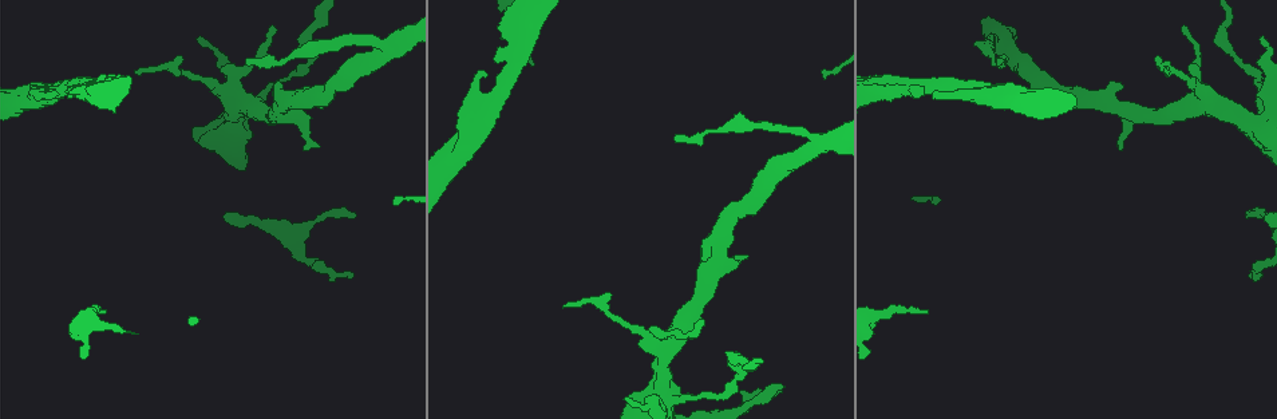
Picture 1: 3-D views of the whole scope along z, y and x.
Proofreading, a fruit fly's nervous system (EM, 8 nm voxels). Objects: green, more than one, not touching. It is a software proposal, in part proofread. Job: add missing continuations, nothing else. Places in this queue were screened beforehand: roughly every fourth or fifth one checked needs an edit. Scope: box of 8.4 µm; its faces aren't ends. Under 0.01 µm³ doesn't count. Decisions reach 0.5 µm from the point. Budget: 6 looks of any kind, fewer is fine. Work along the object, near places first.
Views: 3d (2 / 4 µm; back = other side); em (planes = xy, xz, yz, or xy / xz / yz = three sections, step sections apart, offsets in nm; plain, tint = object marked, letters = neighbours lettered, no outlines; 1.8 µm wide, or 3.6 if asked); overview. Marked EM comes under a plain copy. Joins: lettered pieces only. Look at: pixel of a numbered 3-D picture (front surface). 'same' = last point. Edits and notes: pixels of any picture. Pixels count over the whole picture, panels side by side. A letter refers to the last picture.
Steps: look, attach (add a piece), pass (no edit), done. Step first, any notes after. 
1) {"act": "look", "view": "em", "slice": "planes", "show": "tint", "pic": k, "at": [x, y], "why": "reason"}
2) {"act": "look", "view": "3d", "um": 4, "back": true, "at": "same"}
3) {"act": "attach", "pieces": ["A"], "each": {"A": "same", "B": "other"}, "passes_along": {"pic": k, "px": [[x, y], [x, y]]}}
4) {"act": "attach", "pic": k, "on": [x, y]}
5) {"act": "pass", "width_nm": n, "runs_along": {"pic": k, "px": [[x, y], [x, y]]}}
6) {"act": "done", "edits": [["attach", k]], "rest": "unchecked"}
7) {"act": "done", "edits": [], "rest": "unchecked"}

{"act": "look", "view": "em", "slice": "planes", "show": "tint", "pic": 1, "at": [627, 327], "why": "narrows sharply"}

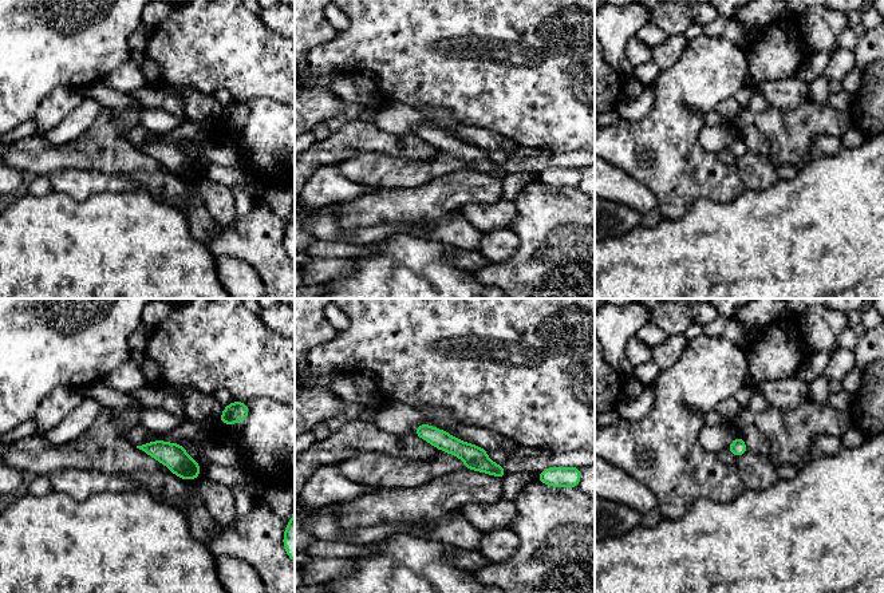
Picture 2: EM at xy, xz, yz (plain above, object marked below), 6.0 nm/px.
{"act": "look", "view": "em", "slice": "planes", "show": "letters", "at": "same", "why": "see the neighbours"}

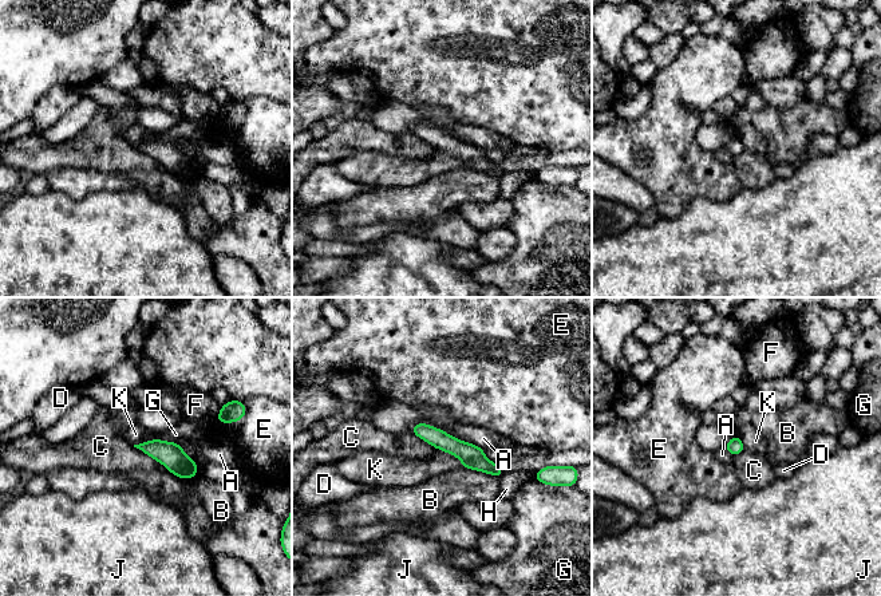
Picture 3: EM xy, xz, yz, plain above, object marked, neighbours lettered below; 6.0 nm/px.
{"act": "pass", "width_nm": 90, "each": {"A": "other", "B": "other", "C": "other", "D": "other", "E": "other", "F": "other", "G": "other", "H": "other", "J": "other", "K": "other"}, "border": {"pic": 3, "px": [[438, 449], [455, 456], [462, 464]]}, "found": "no lettered piece goes on from it"}

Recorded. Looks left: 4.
{"act": "look", "view": "3d", "um": 4, "pic": 1, "at": [51, 96], "why": "an open end"}

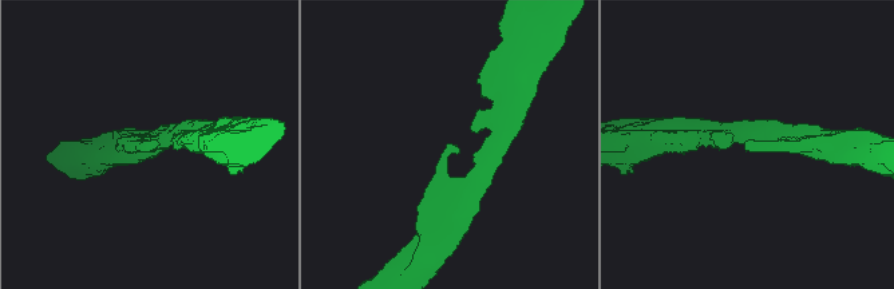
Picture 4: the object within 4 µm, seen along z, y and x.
{"act": "look", "view": "em", "slice": "planes", "show": "letters", "pic": 4, "at": [449, 145]}

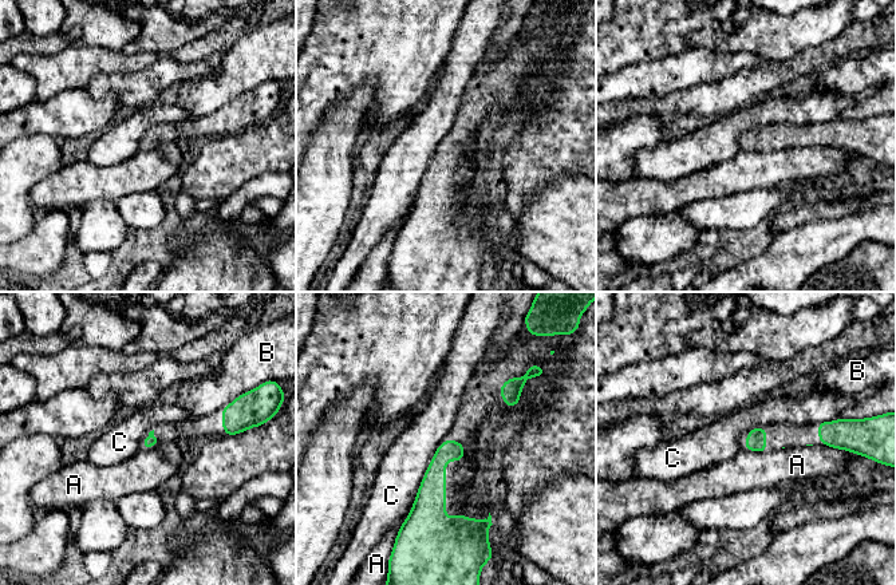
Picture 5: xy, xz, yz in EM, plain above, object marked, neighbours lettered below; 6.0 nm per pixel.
{"act": "pass", "each": {"A": "other", "B": "other", "C": "other"}, "border": {"pic": 5, "px": [[441, 443], [401, 524]]}, "found": "none of them fits"}

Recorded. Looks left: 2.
{"act": "look", "view": "em", "slice": "xy", "step": 8, "show": "letters", "pic": 1, "at": [745, 258], "why": "an open end"}

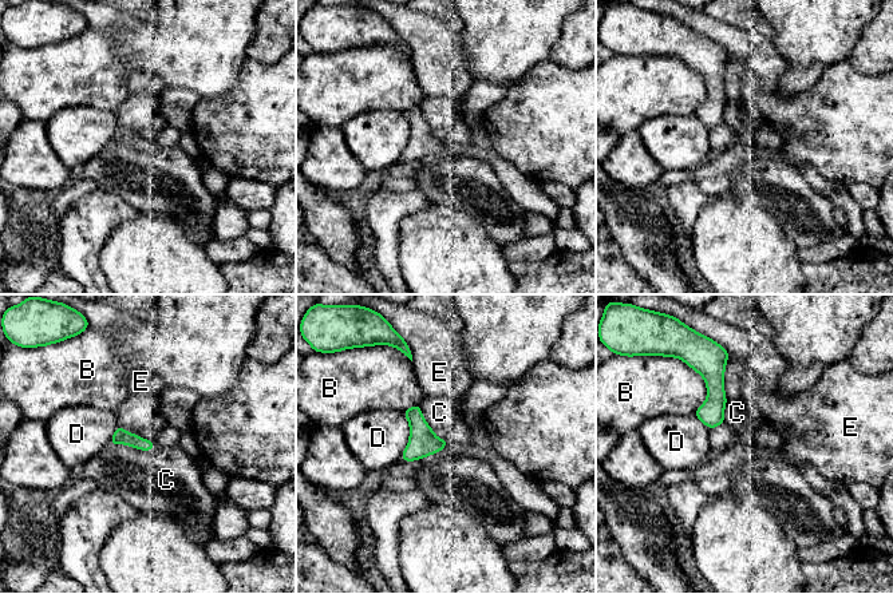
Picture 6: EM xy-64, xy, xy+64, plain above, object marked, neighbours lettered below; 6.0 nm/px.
{"act": "look", "view": "em", "slice": "yz", "step": 8, "show": "letters", "at": "same", "why": "another direction"}

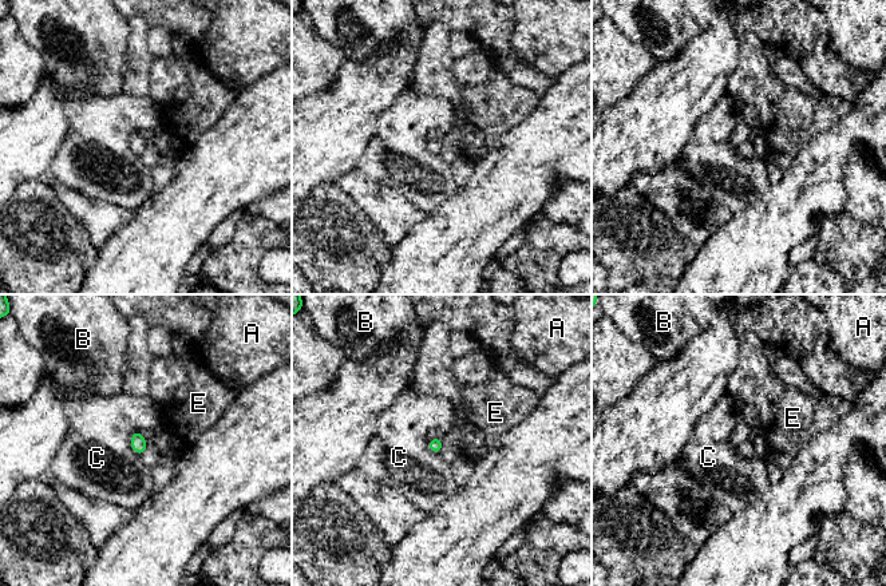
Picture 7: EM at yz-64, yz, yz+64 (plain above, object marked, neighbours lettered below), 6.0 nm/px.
{"act": "pass", "each": {"A": "other", "B": "other", "C": "other", "E": "other"}, "border": {"pic": 7, "px": [[135, 430], [130, 446], [139, 455]]}, "found": "no lettered piece goes on from it"}

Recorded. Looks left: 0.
{"act": "done", "edits": [], "rest": "unchecked"}

